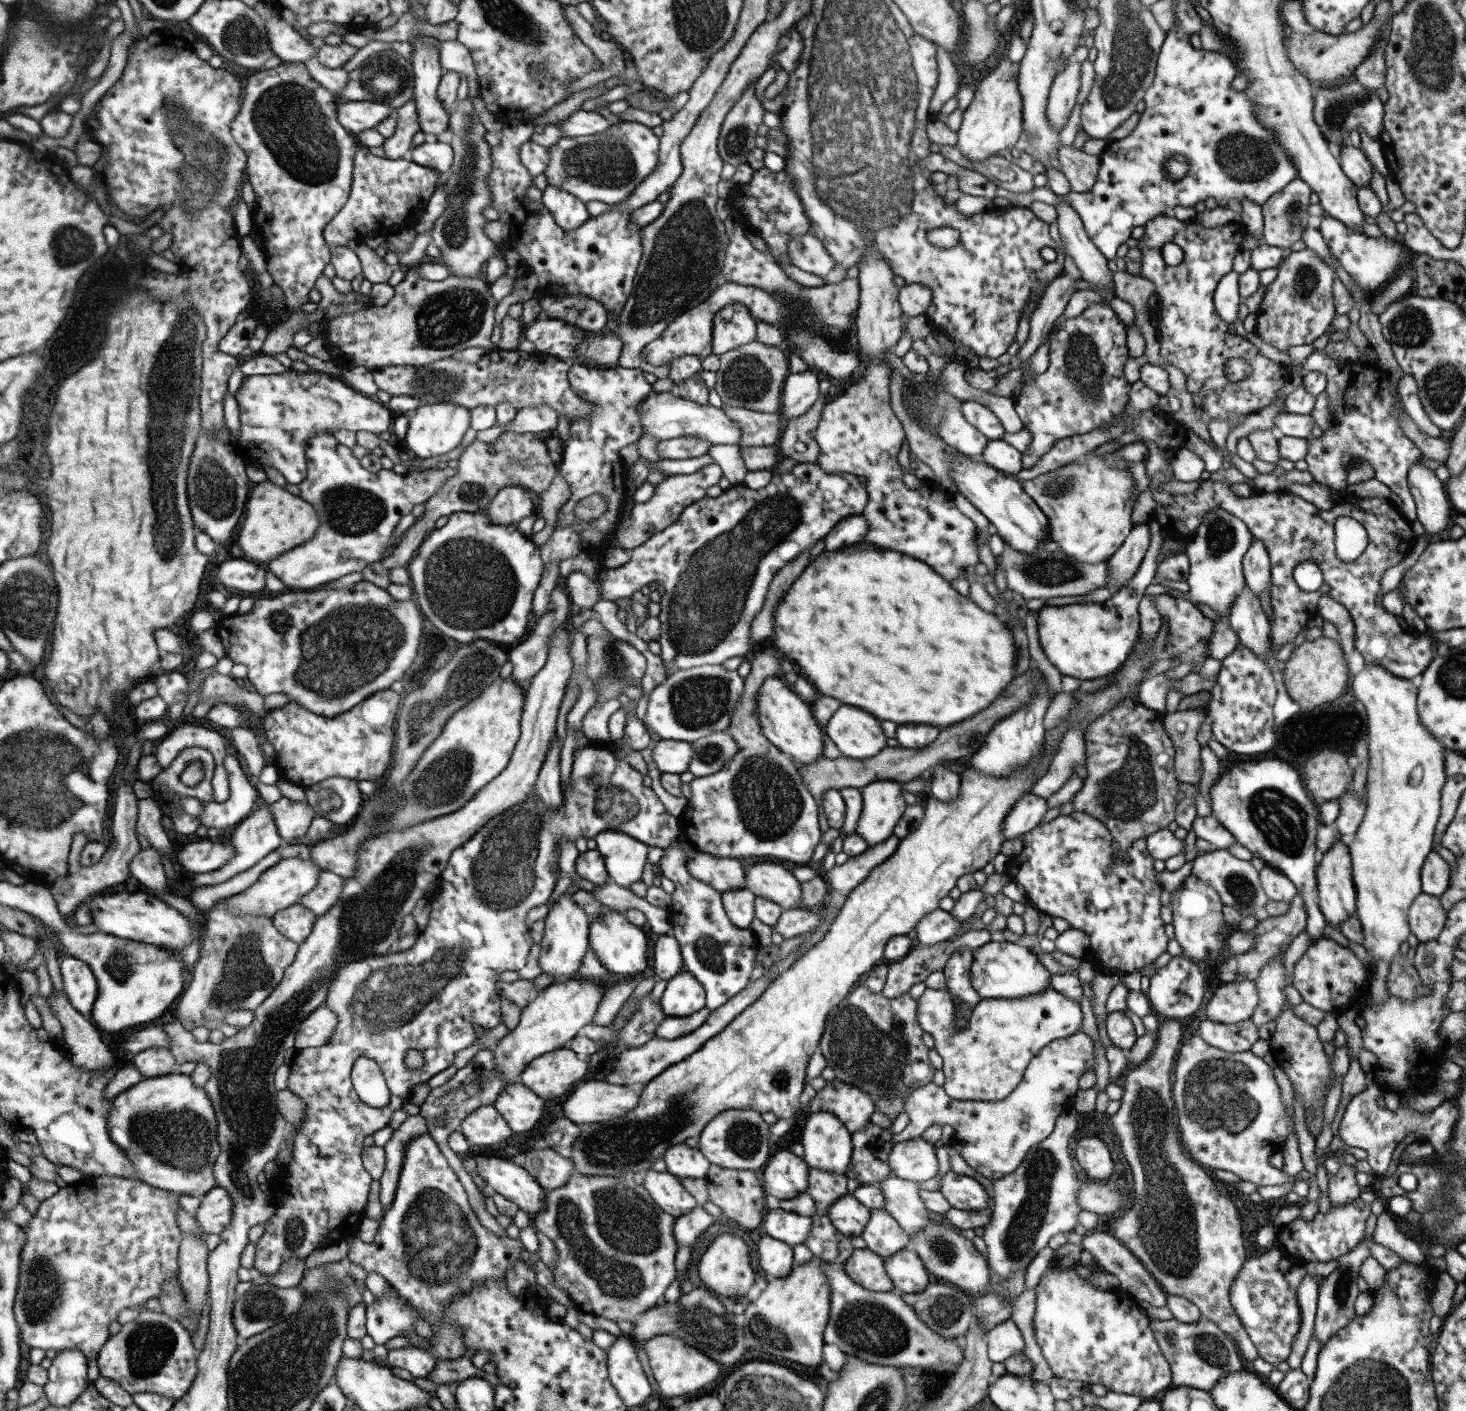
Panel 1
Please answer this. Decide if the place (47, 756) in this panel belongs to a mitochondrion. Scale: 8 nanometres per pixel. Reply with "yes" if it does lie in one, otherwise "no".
yes

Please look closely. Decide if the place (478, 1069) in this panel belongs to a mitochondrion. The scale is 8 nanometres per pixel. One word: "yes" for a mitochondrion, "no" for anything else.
no

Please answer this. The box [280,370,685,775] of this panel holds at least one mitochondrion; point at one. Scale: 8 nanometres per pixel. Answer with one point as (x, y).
(469, 582)

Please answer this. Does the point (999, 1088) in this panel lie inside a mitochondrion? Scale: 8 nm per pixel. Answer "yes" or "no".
no

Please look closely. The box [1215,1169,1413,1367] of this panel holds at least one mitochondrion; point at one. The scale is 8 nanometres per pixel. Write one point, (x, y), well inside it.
(1337, 1297)

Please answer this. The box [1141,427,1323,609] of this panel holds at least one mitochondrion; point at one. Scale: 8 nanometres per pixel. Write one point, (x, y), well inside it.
(1221, 536)

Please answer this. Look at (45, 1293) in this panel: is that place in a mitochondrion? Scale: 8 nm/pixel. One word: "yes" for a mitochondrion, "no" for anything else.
yes

